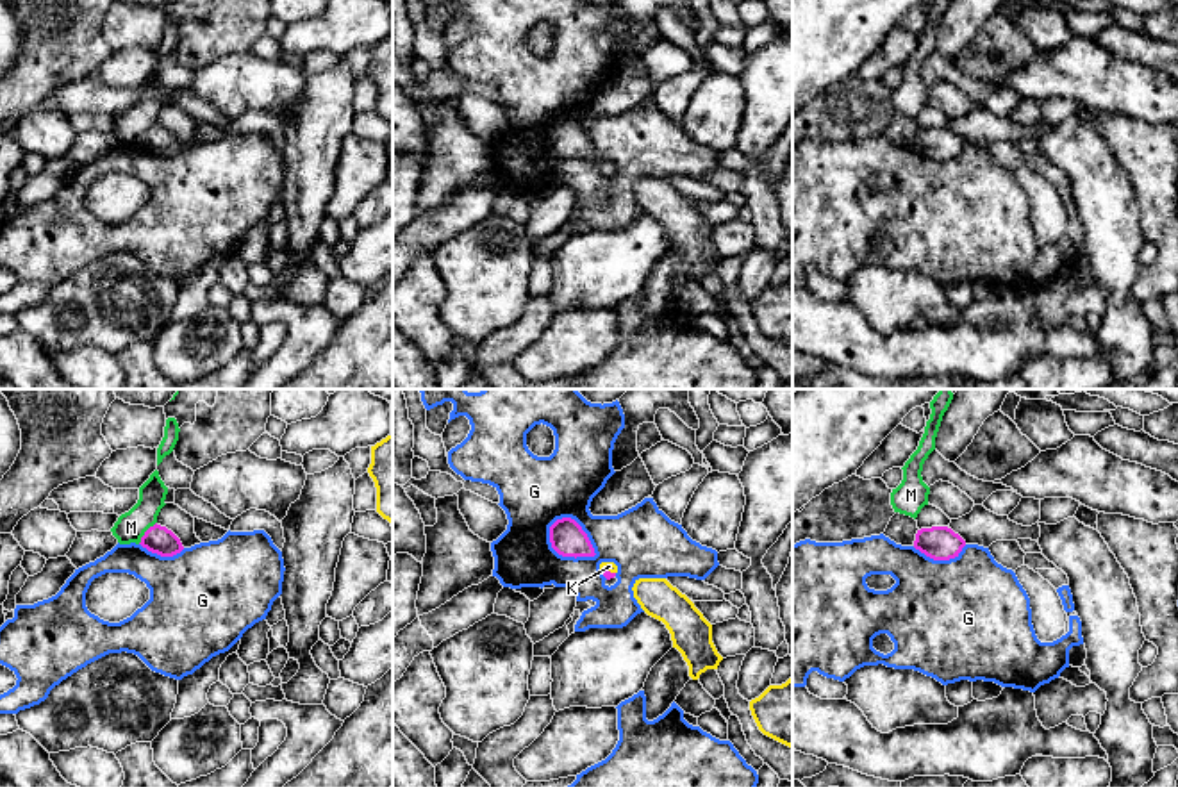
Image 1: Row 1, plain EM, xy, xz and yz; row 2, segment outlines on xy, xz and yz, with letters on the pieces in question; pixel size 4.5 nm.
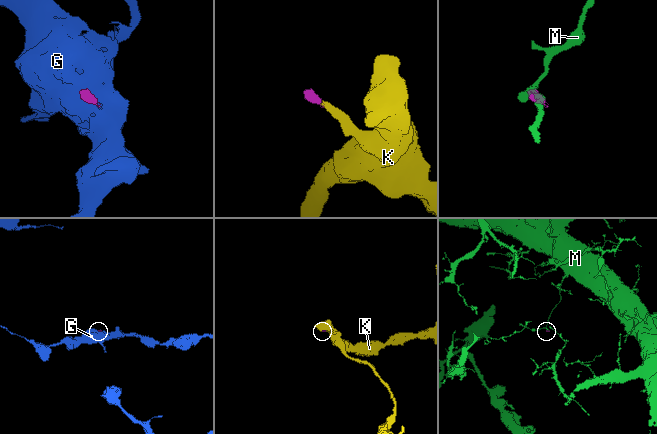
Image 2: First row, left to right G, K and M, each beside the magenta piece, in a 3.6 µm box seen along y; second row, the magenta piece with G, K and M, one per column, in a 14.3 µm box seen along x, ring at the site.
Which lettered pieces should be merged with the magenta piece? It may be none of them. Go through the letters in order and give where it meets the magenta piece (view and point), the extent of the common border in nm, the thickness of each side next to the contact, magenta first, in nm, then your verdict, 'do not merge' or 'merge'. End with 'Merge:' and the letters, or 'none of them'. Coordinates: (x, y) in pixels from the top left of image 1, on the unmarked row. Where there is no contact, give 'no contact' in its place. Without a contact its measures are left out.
G: meets magenta in xz at (564, 156); contact 260 nm long; 160 nm thick on the magenta side, 280 nm on the other; do not merge
K: meets magenta in xz at (607, 172); contact 80 nm long; 40 nm thick on the magenta side, 50 nm on the other; merge
M: meets magenta in xy at (145, 132); contact 130 nm long; 130 nm thick on the magenta side, 140 nm on the other; do not merge
Merge: K

